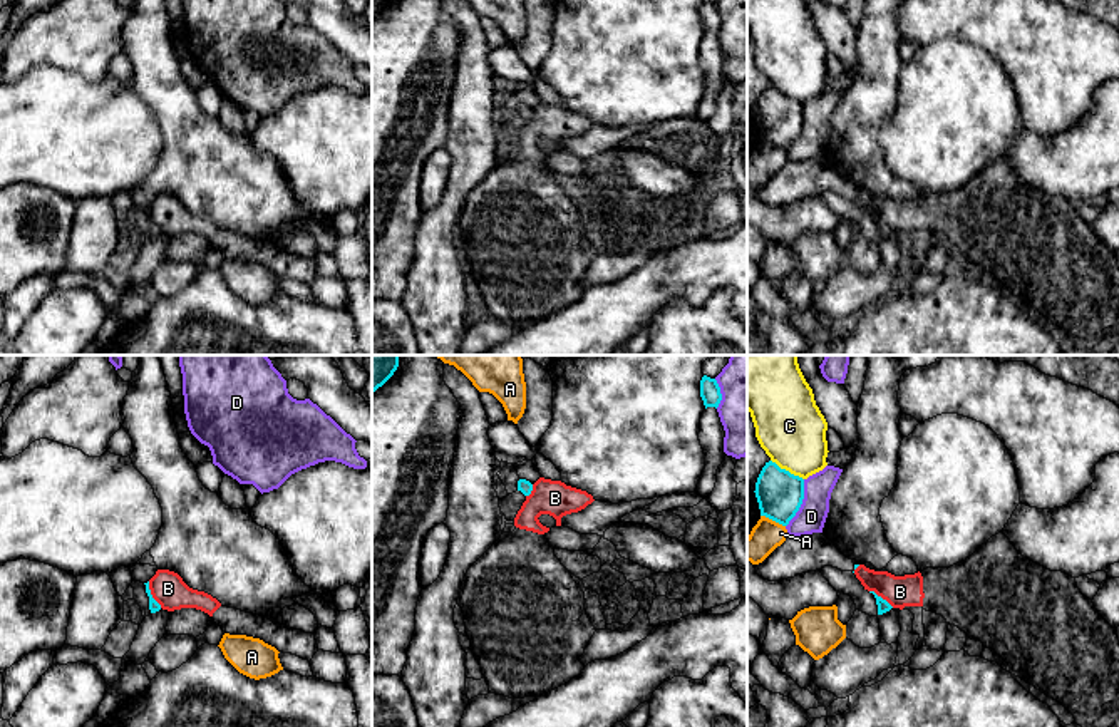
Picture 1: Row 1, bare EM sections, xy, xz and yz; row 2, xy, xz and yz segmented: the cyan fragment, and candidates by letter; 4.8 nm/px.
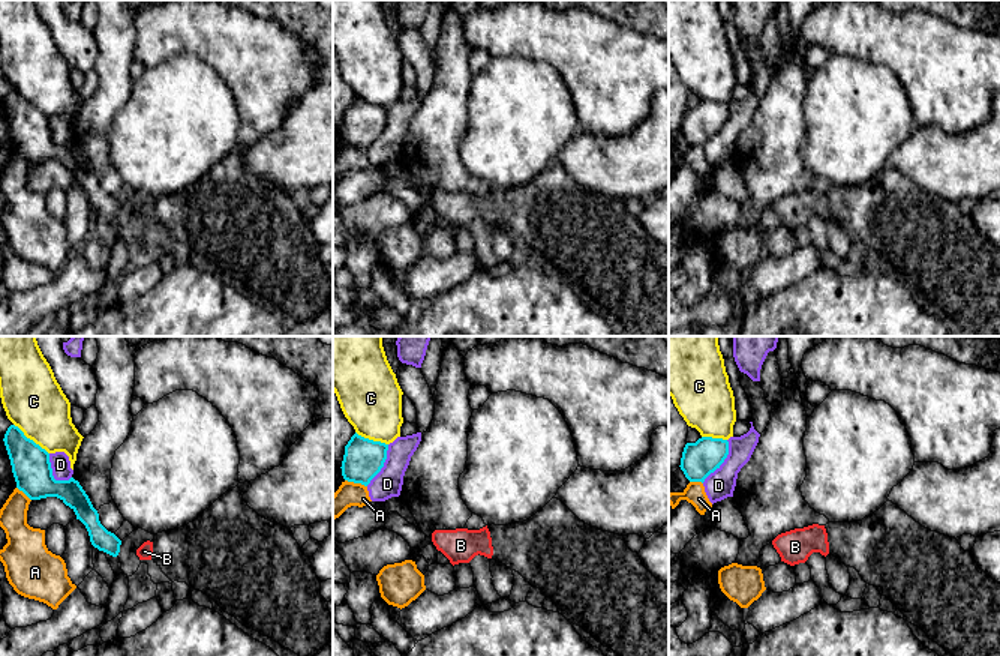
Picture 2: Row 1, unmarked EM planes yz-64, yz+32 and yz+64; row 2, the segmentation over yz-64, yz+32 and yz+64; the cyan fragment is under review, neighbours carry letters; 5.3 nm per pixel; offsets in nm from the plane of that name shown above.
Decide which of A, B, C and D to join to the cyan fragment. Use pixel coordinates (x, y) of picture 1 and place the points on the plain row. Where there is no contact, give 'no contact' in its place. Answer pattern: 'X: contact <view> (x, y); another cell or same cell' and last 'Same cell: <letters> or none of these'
A: contact yz (773, 144); another cell
B: contact xy (151, 220); another cell
C: contact yz (788, 96); another cell
D: contact yz (801, 128); another cell
Same cell: none of these

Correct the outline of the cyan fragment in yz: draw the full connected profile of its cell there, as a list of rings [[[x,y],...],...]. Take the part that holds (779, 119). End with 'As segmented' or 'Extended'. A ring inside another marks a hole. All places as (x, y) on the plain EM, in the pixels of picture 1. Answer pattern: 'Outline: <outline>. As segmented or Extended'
Outline: [[[769,85],[757,102],[754,117],[761,141],[787,151],[802,129],[804,104]]]. As segmented

